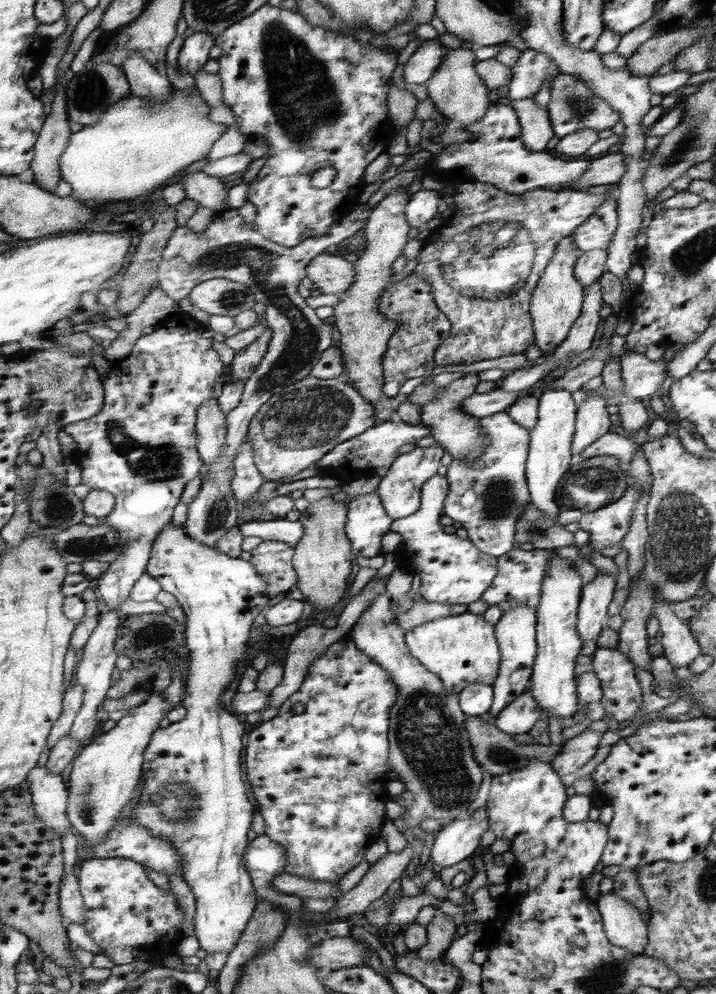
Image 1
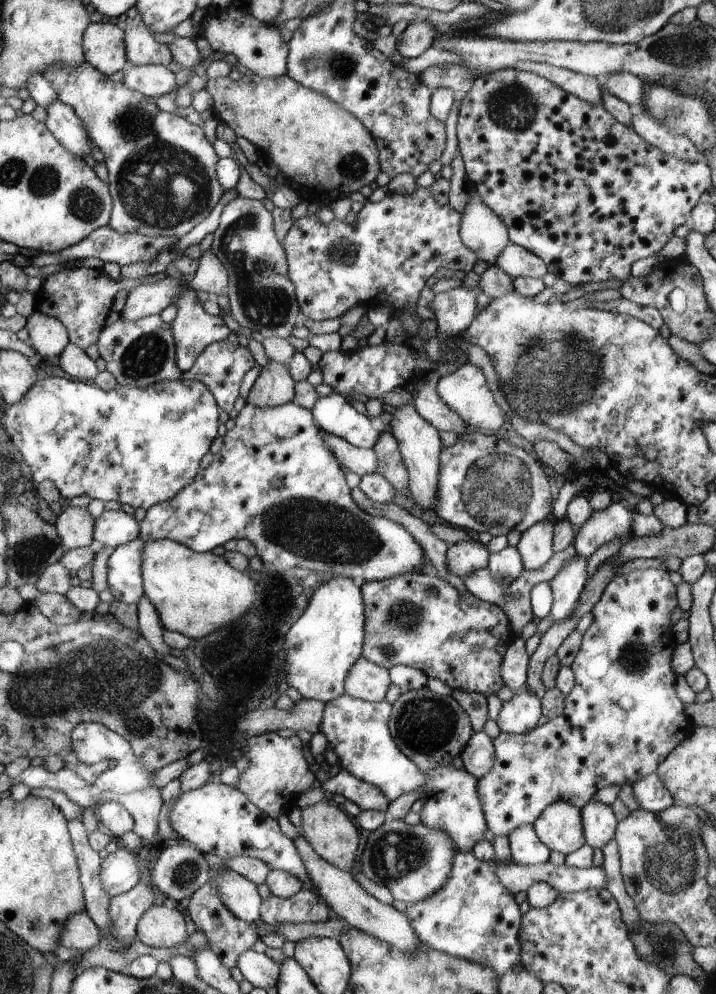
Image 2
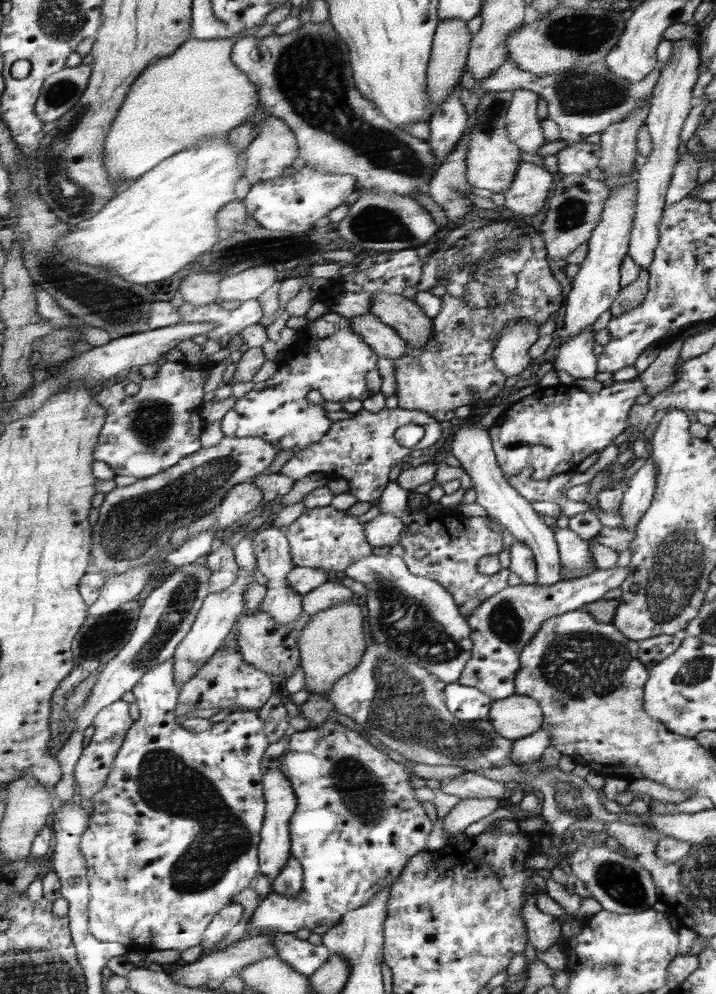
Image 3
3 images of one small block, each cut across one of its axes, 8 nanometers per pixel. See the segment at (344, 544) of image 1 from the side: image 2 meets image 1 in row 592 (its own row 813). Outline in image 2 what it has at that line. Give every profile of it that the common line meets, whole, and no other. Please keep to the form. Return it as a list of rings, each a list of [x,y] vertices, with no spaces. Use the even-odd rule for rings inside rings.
[[[323,800],[306,809],[296,809],[295,820],[299,828],[302,828],[302,836],[308,839],[317,853],[336,868],[350,873],[356,862],[356,848],[358,848],[358,828],[354,822],[336,806]]]

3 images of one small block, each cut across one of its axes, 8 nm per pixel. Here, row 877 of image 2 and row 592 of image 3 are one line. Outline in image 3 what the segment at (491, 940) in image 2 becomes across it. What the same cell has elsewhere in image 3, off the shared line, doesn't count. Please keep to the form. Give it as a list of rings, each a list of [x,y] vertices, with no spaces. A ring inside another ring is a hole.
[[[412,504],[404,510],[390,511],[390,514],[403,520],[404,532],[399,537],[398,545],[404,549],[402,557],[408,568],[416,576],[431,577],[443,584],[455,597],[465,617],[472,615],[476,607],[508,586],[512,573],[510,569],[503,568],[492,576],[479,569],[479,563],[485,556],[498,555],[504,549],[502,534],[490,529],[486,517],[462,516],[454,507],[430,513],[428,508],[416,508]],[[418,549],[428,550],[428,556],[416,559],[414,552]]]

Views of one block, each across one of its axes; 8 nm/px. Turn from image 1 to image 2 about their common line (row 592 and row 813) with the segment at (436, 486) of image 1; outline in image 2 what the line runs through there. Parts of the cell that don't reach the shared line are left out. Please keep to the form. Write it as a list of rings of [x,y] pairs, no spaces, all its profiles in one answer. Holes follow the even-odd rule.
[[[348,694],[340,695],[325,704],[319,730],[327,738],[327,748],[334,750],[334,754],[338,757],[340,772],[345,771],[368,784],[376,785],[390,801],[416,789],[421,794],[421,798],[426,800],[419,811],[421,821],[429,827],[444,829],[455,840],[457,852],[461,850],[472,852],[472,848],[484,840],[482,834],[488,828],[484,802],[480,800],[478,792],[479,779],[466,770],[457,770],[452,764],[440,765],[428,773],[423,773],[415,761],[395,743],[394,735],[390,732],[390,712],[391,704],[386,699],[367,701]]]

